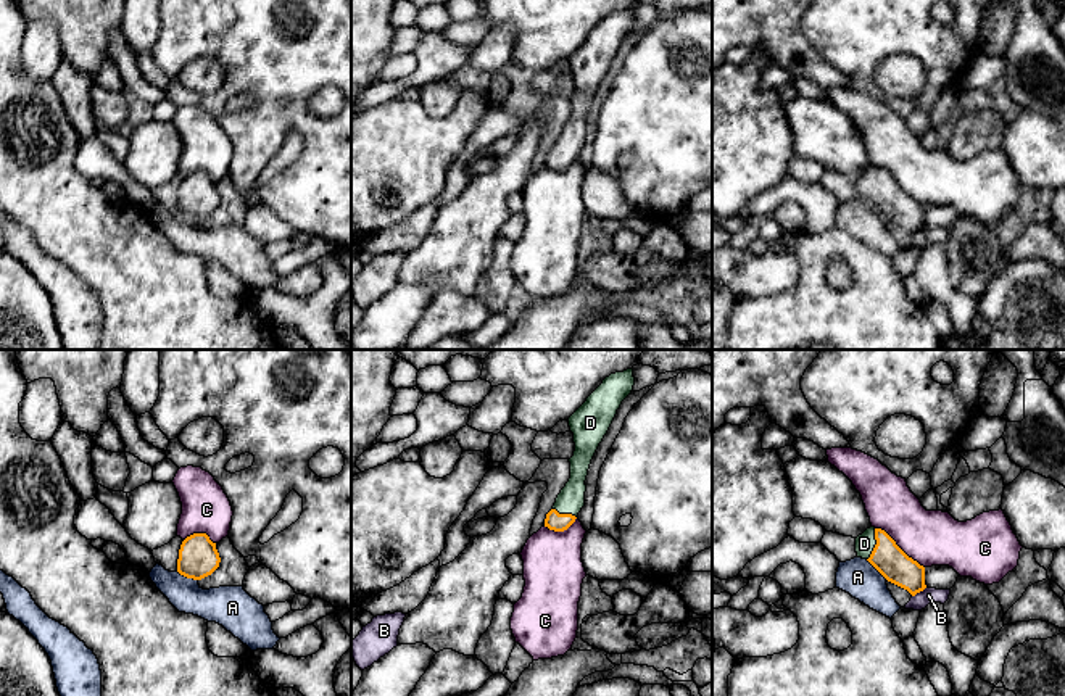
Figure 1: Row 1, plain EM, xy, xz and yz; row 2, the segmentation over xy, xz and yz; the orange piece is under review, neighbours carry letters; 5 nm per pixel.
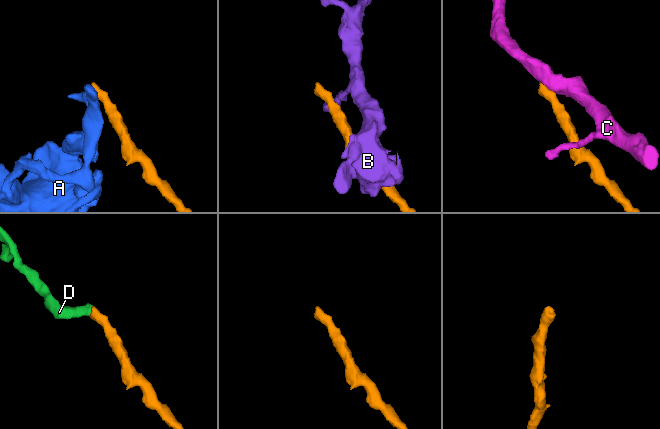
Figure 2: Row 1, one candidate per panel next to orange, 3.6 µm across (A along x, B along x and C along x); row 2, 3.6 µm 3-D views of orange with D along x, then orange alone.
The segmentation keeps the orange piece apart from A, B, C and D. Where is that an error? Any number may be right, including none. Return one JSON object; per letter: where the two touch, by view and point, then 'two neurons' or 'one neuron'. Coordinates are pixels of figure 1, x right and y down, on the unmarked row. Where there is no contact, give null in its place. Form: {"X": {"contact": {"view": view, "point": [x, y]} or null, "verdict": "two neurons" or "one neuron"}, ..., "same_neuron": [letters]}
{"A": {"contact": {"view": "xy", "point": [187, 216]}, "verdict": "two neurons"}, "B": {"contact": {"view": "yz", "point": [919, 231]}, "verdict": "two neurons"}, "C": {"contact": {"view": "yz", "point": [898, 186]}, "verdict": "two neurons"}, "D": {"contact": {"view": "yz", "point": [875, 184]}, "verdict": "one neuron"}, "same_neuron": ["D"]}

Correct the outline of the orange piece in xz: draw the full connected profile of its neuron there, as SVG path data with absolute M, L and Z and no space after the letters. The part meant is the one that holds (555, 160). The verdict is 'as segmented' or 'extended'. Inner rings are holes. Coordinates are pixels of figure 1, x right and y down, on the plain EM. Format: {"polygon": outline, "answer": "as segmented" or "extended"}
{"polygon": "M633 6L611 13L569 56L575 90L569 98L570 118L545 158L545 166L549 169L567 169L585 145L585 119L591 98L607 72L622 40L632 32L633 24Z", "answer": "extended"}

